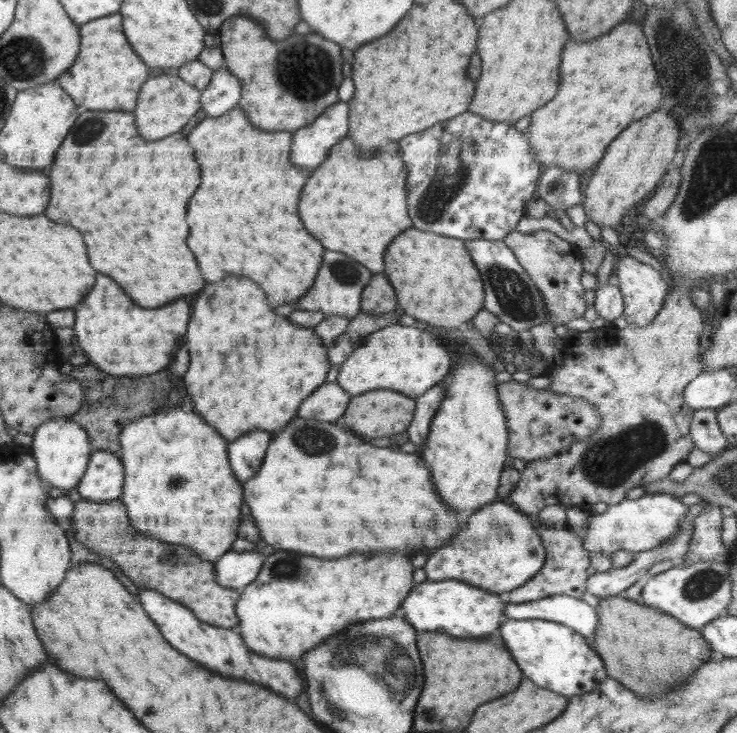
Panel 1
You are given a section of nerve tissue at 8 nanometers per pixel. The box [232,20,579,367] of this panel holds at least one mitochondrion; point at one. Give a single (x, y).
(307, 72)

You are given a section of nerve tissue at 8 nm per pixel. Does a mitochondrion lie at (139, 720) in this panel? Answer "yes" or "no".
no

